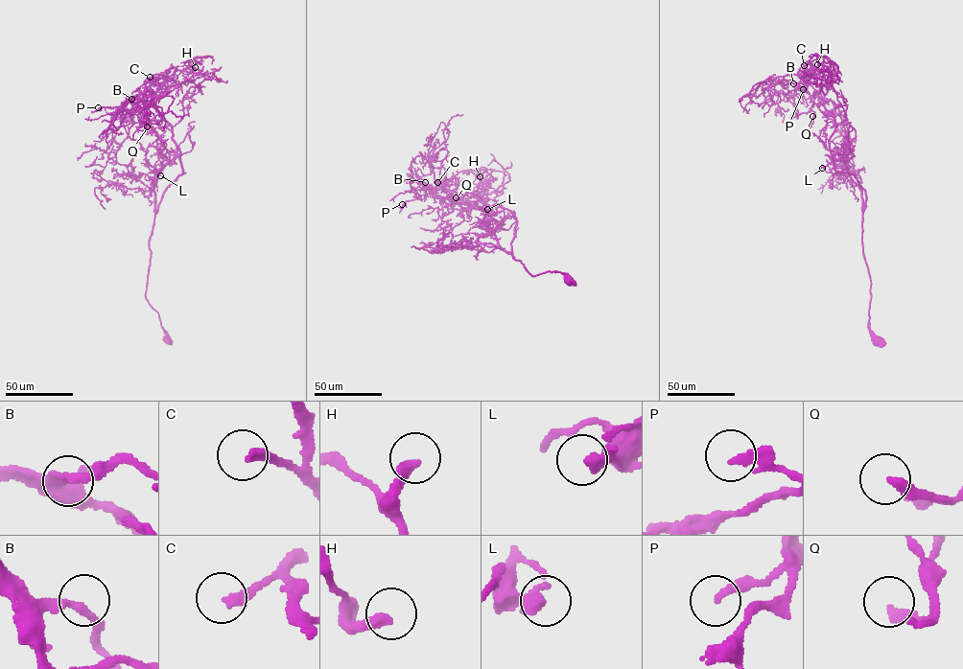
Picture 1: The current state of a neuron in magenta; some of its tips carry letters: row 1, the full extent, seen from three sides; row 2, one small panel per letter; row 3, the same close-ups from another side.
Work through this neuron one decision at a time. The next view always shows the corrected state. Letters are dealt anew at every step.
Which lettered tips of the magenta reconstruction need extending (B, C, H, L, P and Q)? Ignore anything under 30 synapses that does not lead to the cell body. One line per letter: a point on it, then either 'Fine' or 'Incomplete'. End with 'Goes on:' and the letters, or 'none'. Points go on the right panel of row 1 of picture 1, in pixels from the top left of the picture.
B: Place: (793, 83). Fine
C: Place: (804, 65). Incomplete
H: Place: (817, 64). Incomplete
L: Place: (822, 168). Fine
P: Place: (803, 89). Fine
Q: Place: (812, 116). Fine
Goes on: C, H

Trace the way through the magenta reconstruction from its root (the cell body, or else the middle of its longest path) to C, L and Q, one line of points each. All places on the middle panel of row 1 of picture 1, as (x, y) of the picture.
C: (569, 280), (553, 271), (532, 275), (512, 258), (517, 220), (509, 211), (455, 202), (457, 184), (437, 182)
L: (569, 280), (560, 272), (535, 276), (528, 272), (520, 261), (500, 246), (493, 233), (496, 224), (487, 209)
Q: (569, 280), (528, 273), (500, 246), (499, 223), (485, 205), (463, 211), (446, 197), (456, 197)

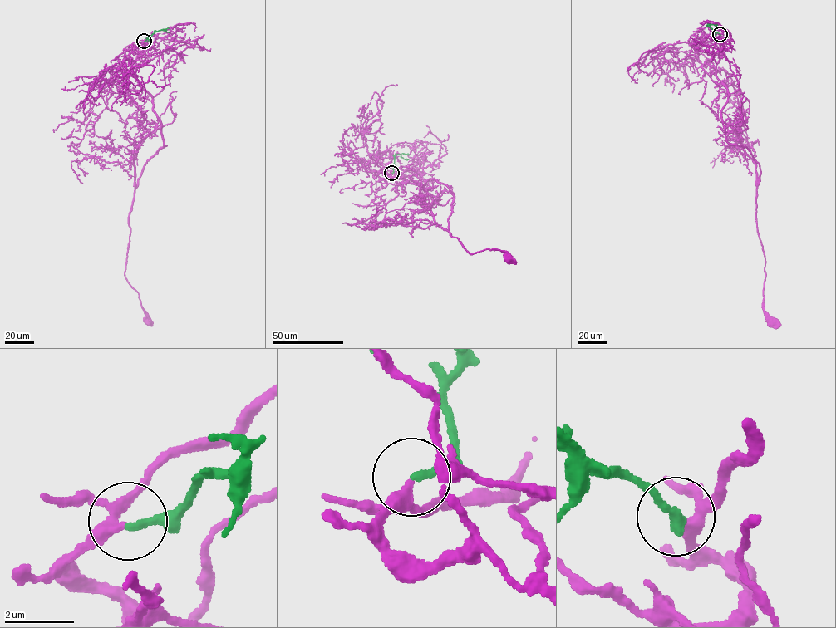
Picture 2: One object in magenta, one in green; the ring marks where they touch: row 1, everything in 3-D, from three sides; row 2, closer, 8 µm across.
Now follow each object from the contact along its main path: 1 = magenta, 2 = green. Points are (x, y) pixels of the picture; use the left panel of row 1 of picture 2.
1: (144, 41), (135, 79), (151, 96), (165, 146), (148, 160), (135, 190), (125, 274), (138, 293), (148, 321)
2: (144, 41), (154, 31), (169, 28)

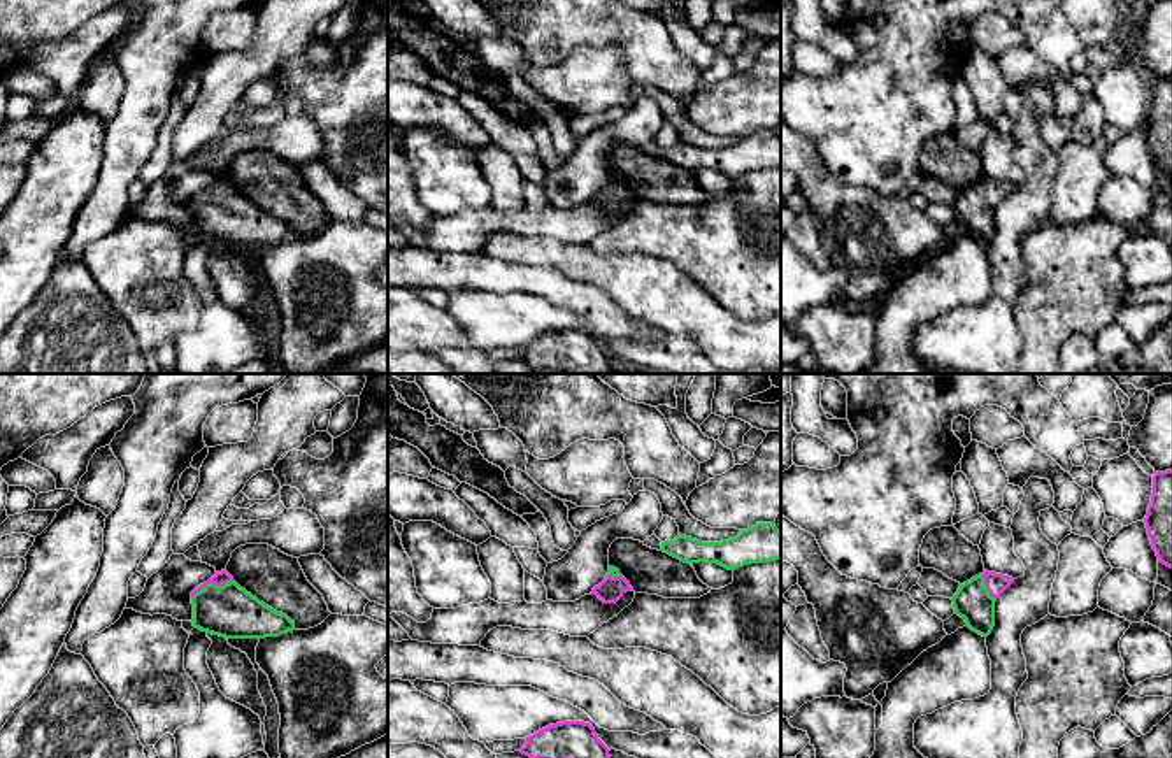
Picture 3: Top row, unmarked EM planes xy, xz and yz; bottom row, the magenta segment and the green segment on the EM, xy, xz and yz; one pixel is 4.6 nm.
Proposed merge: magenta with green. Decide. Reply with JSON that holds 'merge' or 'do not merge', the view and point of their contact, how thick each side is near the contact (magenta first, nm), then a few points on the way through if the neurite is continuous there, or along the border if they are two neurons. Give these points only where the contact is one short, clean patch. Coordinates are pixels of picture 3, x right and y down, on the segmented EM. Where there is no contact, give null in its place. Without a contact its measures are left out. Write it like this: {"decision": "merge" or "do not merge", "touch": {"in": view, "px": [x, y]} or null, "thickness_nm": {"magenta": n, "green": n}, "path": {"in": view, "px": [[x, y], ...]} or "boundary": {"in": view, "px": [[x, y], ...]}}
{"decision": "merge", "touch": {"in": "xy", "px": [211, 583]}, "thickness_nm": {"magenta": 70, "green": 240}, "path": {"in": "xy", "px": [[221, 578], [211, 583], [228, 611]]}}

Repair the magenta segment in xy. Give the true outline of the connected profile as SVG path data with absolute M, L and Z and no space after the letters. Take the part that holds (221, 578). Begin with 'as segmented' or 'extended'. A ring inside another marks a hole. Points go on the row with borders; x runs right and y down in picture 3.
extended; M226 570L195 588L191 604L193 626L225 639L265 639L295 630L295 621L247 593Z

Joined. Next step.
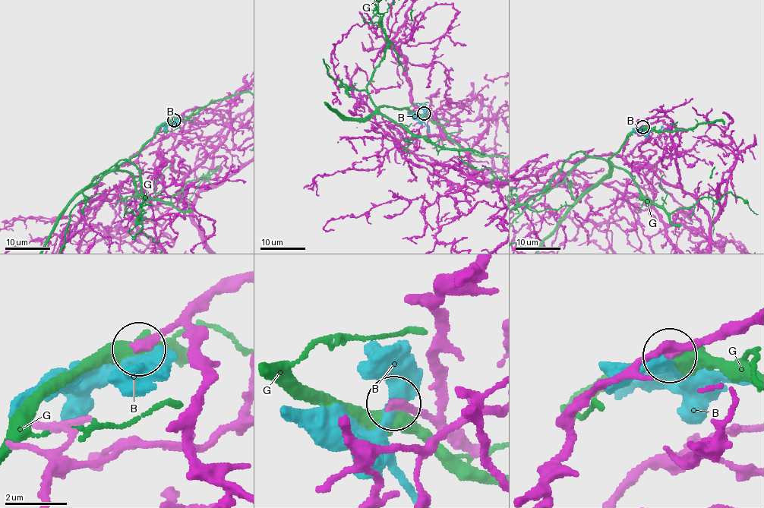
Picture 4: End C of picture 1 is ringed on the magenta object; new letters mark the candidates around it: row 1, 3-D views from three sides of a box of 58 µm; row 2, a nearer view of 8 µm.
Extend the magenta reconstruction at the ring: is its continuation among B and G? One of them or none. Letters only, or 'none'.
none

